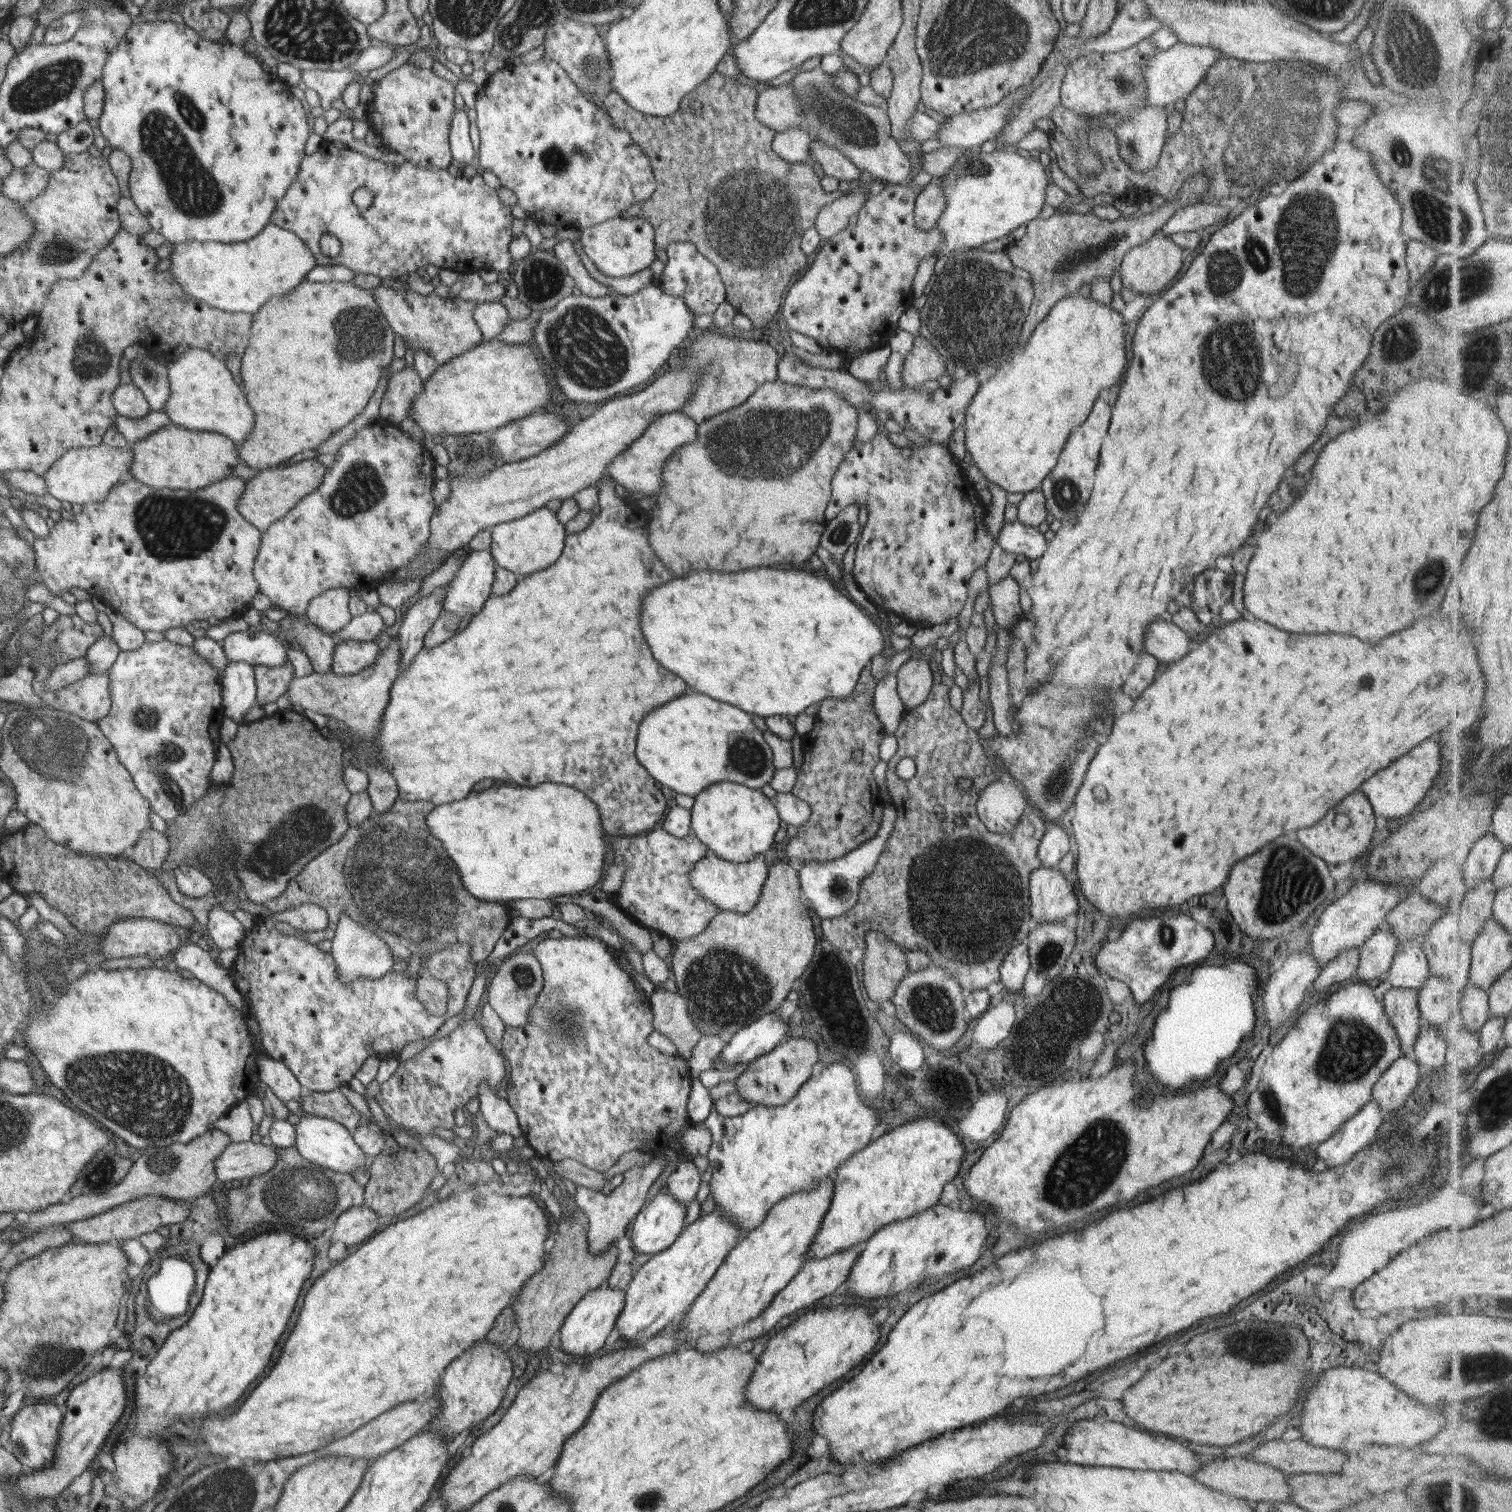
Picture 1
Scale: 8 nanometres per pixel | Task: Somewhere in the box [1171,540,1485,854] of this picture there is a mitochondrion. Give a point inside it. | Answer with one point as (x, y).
(1428, 577)

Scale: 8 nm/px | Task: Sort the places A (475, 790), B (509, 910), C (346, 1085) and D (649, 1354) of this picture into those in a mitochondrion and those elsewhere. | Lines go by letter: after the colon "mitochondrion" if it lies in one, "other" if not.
A: other
B: other
C: other
D: other

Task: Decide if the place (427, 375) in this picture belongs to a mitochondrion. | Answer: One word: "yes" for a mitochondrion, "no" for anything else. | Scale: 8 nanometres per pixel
no

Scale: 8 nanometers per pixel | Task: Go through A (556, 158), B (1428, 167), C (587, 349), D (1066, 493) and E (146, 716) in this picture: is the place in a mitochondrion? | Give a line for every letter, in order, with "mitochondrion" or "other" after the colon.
A: mitochondrion
B: mitochondrion
C: mitochondrion
D: mitochondrion
E: mitochondrion

